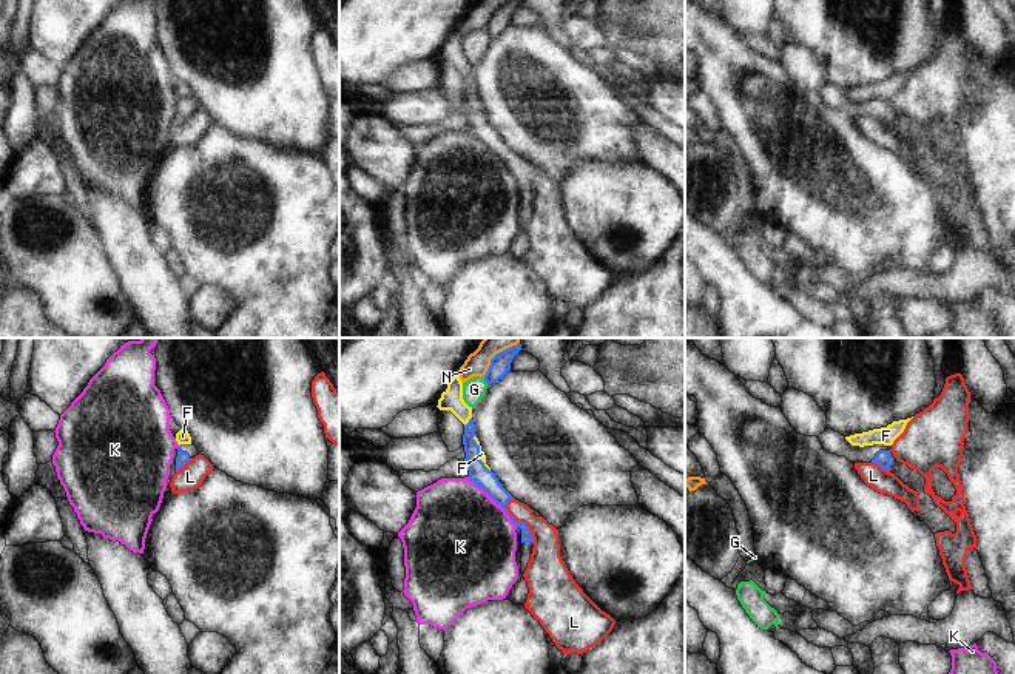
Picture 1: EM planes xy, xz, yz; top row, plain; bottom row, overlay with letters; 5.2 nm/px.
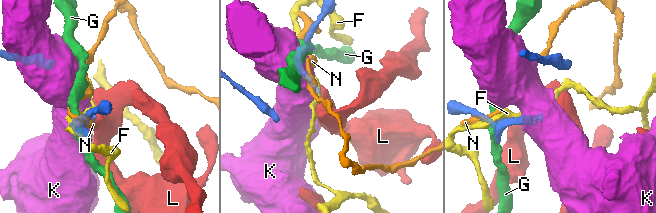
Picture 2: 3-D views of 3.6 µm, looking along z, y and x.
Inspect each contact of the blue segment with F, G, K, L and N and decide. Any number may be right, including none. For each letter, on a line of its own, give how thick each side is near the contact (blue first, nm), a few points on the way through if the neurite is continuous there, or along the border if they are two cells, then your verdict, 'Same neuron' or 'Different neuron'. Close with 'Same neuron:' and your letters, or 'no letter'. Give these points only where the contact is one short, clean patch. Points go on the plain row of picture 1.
F: Thickness 110 nm (blue) against 30 nm. Boundary: xz (474, 90), (478, 99), (478, 113), (489, 125). Different neuron
G: Thickness 110 nm (blue) against 120 nm. Boundary: xz (483, 31), (488, 37). Different neuron
K: Thickness 110 nm (blue) against 500 nm. Boundary: xz (466, 131), (480, 141), (517, 181). Different neuron
L: Thickness 90 nm (blue) against 160 nm. Path across: xz (491, 139), (519, 176), (545, 198), (545, 216). Same neuron
N: Thickness 110 nm (blue) against 120 nm. Boundary: xz (512, 0), (500, 5), (491, 14), (483, 30). Different neuron
Same neuron: L.

